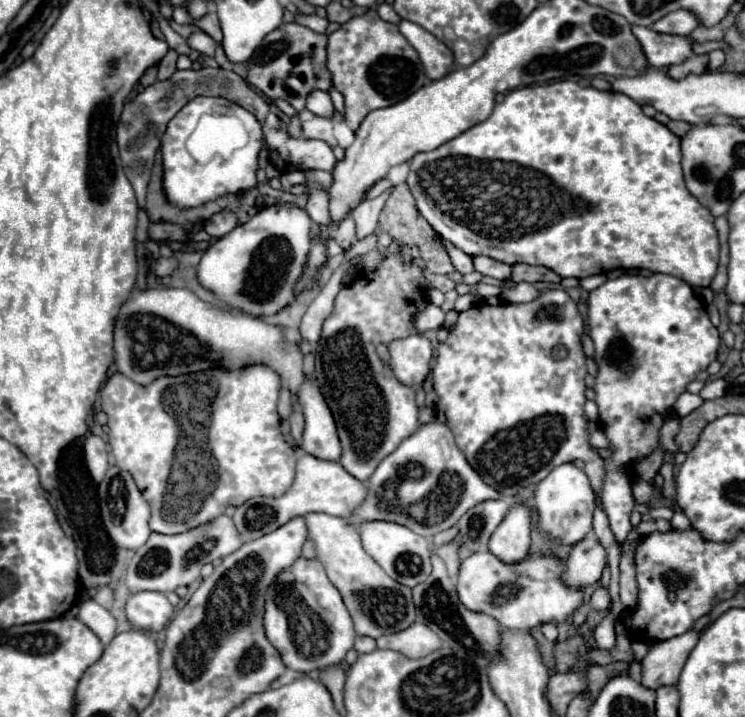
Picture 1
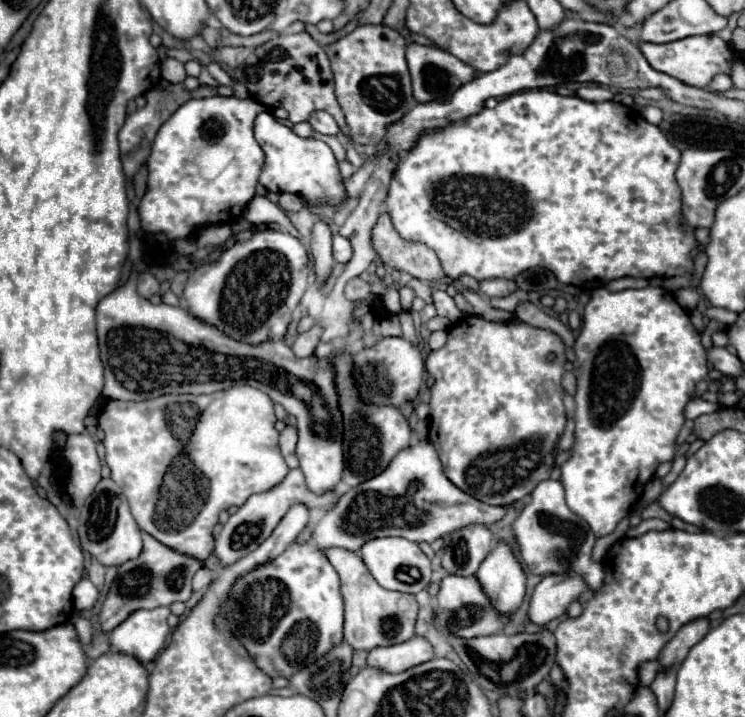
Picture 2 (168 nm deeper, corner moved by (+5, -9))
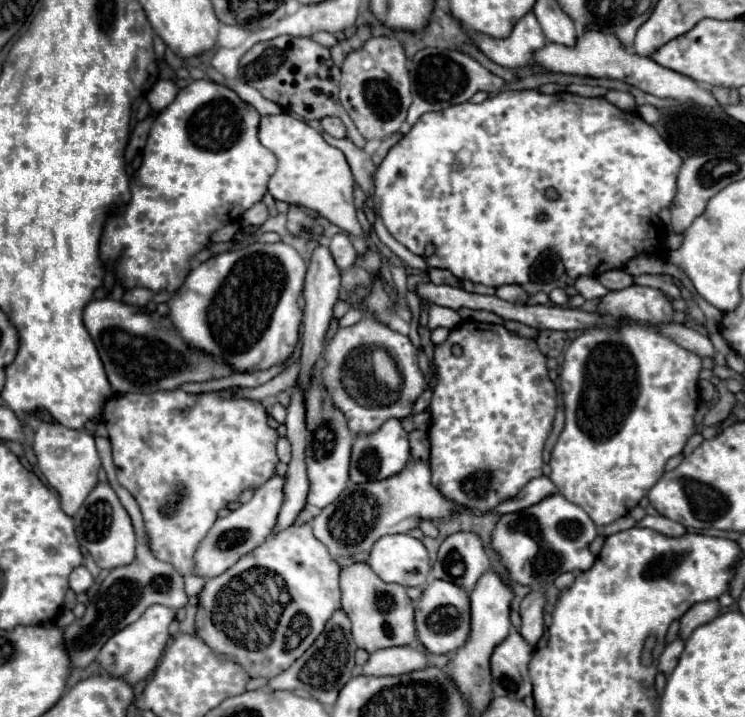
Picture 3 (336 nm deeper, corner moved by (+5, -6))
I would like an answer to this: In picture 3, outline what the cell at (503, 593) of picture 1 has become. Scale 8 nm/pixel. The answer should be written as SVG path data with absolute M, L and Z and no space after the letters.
M441 579L431 581L423 589L419 601L415 603L415 627L417 627L419 641L433 655L447 655L457 651L469 635L469 621L471 621L469 611L471 609L469 609L467 591L463 591L461 587L449 581L441 581Z

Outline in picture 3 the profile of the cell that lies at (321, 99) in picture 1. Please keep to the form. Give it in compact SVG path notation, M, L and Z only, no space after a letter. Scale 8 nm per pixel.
M325 117L325 119L321 119L321 125L331 137L337 137L337 139L347 137L347 129L341 123L341 119L337 119L337 117Z

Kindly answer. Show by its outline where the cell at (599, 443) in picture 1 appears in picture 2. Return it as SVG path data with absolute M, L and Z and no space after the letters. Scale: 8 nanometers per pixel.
M569 420L565 432L563 432L561 440L559 440L559 448L561 448L561 450L571 450L573 444L575 444L575 422Z

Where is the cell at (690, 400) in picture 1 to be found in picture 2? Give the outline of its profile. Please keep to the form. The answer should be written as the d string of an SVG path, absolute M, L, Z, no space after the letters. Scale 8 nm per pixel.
M693 398L687 406L685 406L685 418L689 418L689 420L695 420L697 416L703 416L703 414L711 414L711 412L715 412L715 410L719 410L721 406L719 404L713 404L713 402L705 402L705 400L701 400L701 398Z

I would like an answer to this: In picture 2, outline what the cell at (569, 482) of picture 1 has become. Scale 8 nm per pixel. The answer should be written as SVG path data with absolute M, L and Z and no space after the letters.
M545 480L535 486L531 492L529 504L523 508L519 518L513 524L513 532L519 544L523 562L533 574L581 574L589 588L597 592L603 586L605 572L599 562L591 560L591 548L595 536L589 530L589 524L573 514L565 502L565 488L559 480Z

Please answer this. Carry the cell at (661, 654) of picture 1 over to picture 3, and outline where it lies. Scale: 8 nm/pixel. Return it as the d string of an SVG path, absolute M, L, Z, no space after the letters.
M705 601L705 603L695 603L683 617L681 617L681 625L679 625L679 633L683 639L687 639L699 625L705 625L709 621L713 621L719 615L719 601Z

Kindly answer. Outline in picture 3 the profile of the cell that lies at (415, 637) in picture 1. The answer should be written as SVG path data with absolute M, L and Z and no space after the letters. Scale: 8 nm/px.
M413 645L407 647L389 647L369 655L369 661L363 665L363 675L405 675L409 671L419 671L427 667L425 653L417 651Z

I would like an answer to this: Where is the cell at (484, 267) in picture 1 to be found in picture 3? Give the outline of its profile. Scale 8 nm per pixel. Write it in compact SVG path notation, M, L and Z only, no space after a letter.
M503 285L503 287L497 287L497 297L509 301L509 303L517 303L517 305L525 305L529 295L521 289L521 285Z

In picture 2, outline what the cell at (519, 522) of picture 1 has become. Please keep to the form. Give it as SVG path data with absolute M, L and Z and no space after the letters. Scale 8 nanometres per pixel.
M505 540L497 542L489 552L489 558L481 562L477 578L503 616L511 616L523 602L525 572Z

